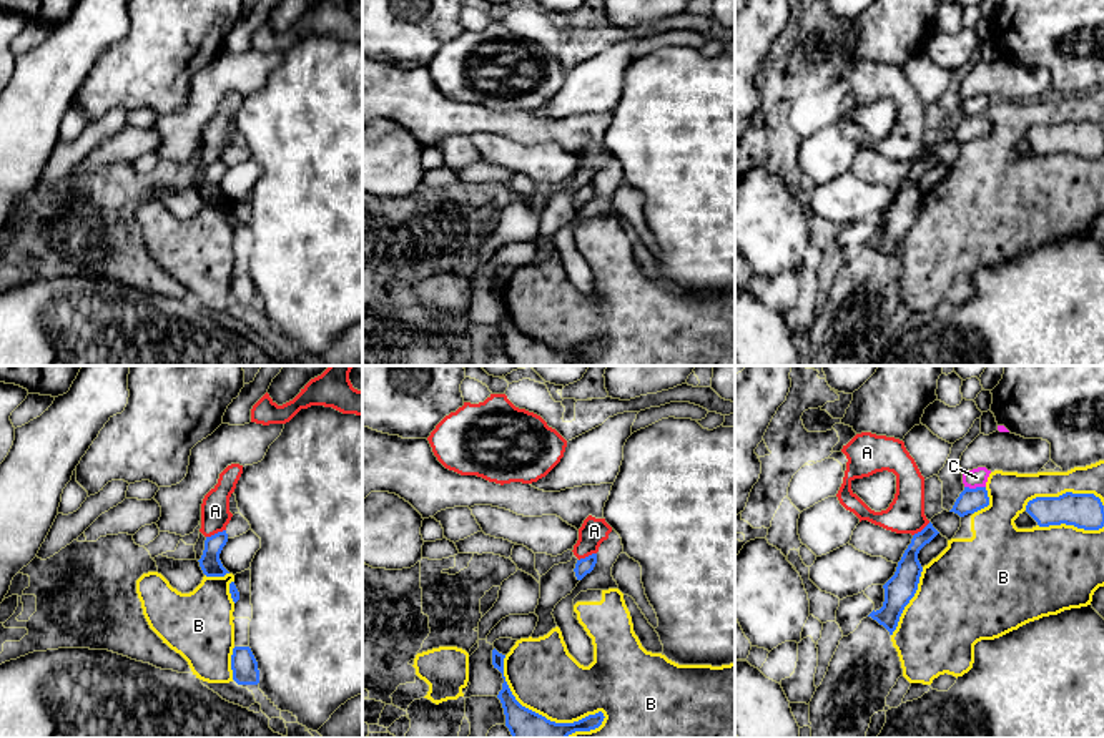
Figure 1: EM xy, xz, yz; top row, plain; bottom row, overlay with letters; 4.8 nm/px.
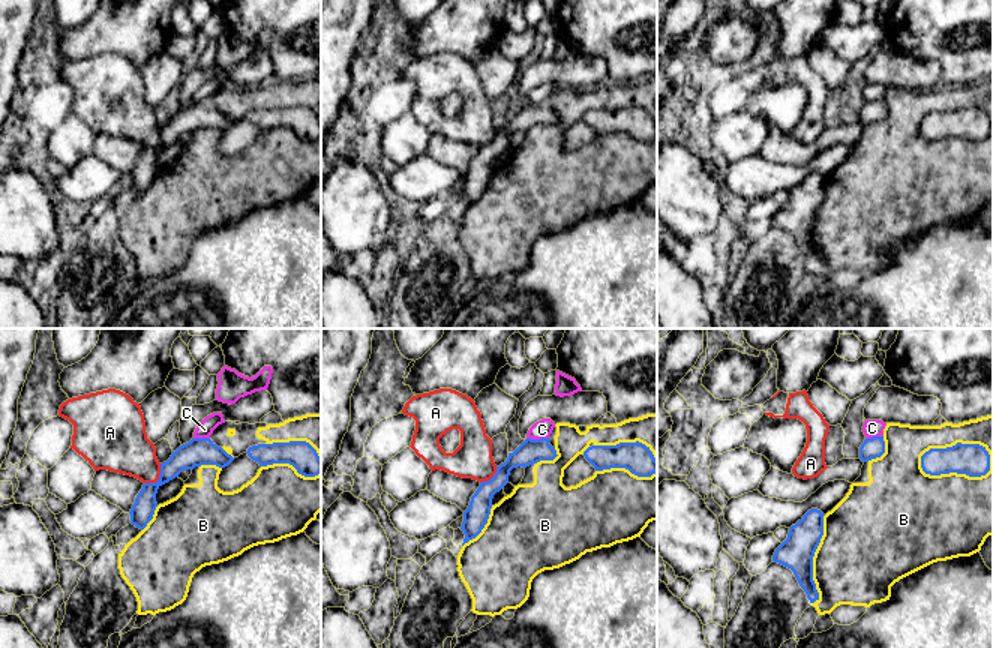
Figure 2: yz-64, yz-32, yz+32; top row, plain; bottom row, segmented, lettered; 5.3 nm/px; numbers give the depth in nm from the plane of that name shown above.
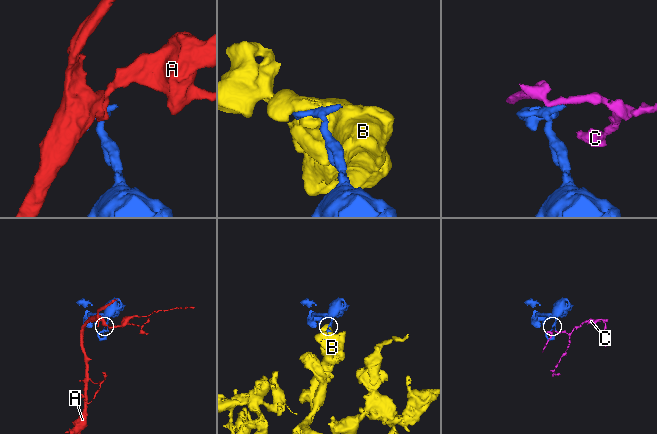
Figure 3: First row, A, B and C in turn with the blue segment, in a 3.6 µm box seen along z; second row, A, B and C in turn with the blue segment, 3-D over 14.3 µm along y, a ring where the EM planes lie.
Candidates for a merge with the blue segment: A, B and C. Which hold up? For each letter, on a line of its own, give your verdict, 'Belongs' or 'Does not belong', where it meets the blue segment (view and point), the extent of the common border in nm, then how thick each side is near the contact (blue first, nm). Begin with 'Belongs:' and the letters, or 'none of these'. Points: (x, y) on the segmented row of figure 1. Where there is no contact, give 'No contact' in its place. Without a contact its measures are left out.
Belongs: A
A: Belongs. Touches blue at xy (215, 534). Shared border 100 nm. Thickness 100 nm (blue) against 140 nm
B: Does not belong. Touches blue at xz (541, 715). Shared border 600 nm. Thickness 220 nm (blue) against 340 nm
C: Does not belong. Touches blue at yz (976, 487). Shared border 100 nm. Thickness 120 nm (blue) against 90 nm

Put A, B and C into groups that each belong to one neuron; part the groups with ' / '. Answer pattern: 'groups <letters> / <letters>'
groups A / B / C

